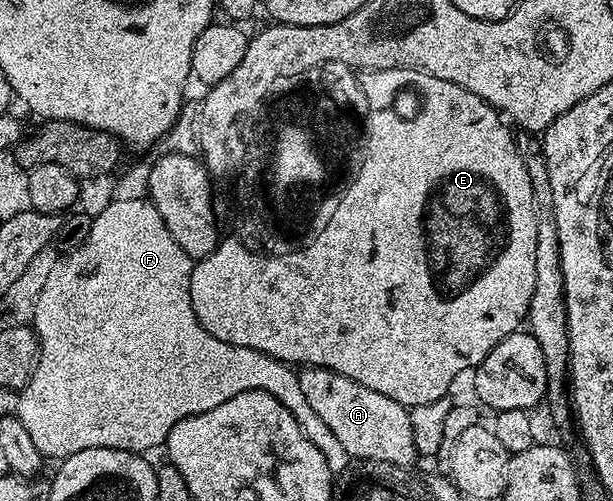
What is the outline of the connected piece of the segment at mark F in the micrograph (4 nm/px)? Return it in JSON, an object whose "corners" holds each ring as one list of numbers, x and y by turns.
{"corners":[[150,199,130,200,129,202,117,202,111,200,100,210,94,213,89,230,89,238,77,246,77,250,62,253,58,257,56,265,49,273,49,278,45,281,38,295,36,316,33,323,36,336,39,337,39,358,35,361,35,371,32,372,27,385,18,393,19,409,17,415,24,426,32,435,33,443,44,458,56,456,62,458,72,456,81,450,90,448,120,448,126,452,137,452,140,454,150,453,150,448,166,445,169,430,177,422,181,422,190,416,205,414,205,410,213,410,213,406,221,406,221,402,229,402,229,398,237,398,245,390,265,390,273,394,283,405,297,418,301,430,321,450,321,458,325,458,325,466,329,466,332,474,345,470,353,460,353,457,341,446,341,441,329,430,325,423,321,422,317,414,309,406,308,399,305,398,298,382,299,373,292,365,284,364,282,360,273,358,269,354,261,354,261,350,249,350,245,346,233,346,229,342,221,342,221,338,213,338,197,322,197,314,193,314,193,302,189,298,189,282,191,281,191,270,193,267,193,257,169,234,161,214,157,214,154,204]]}

